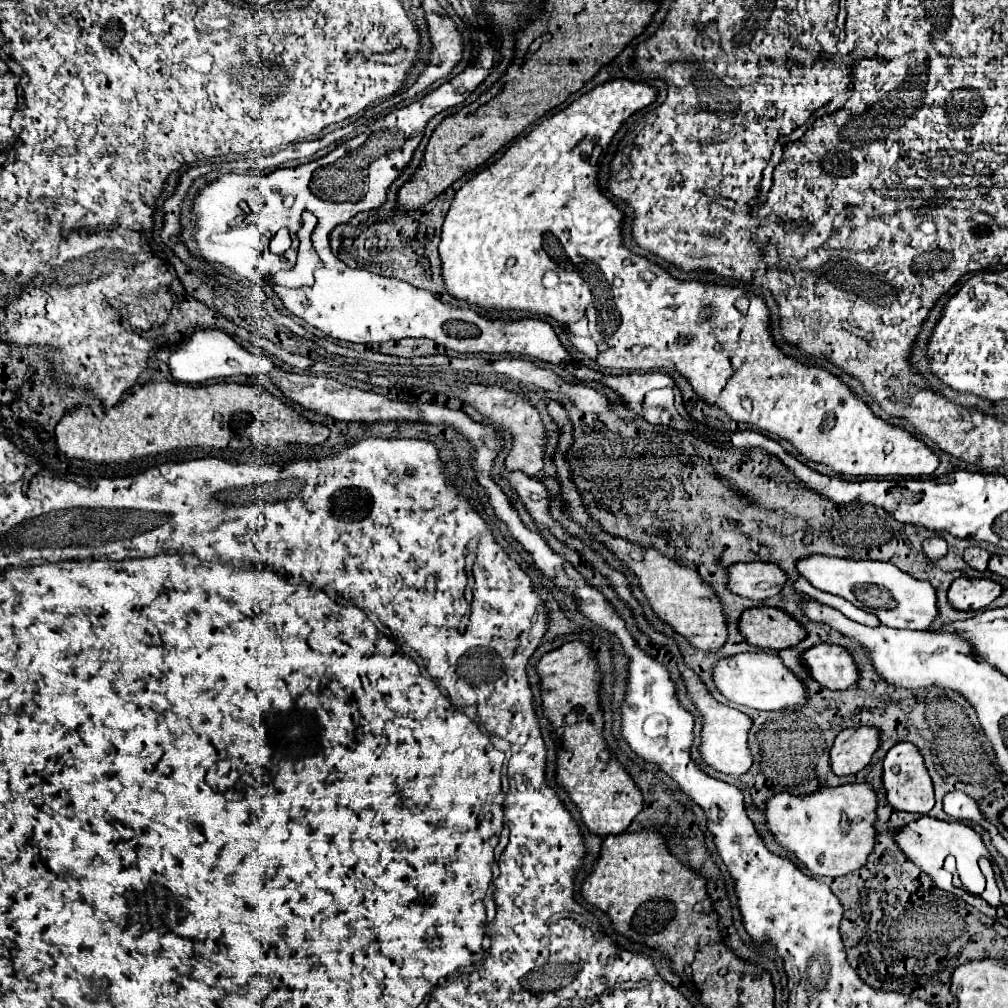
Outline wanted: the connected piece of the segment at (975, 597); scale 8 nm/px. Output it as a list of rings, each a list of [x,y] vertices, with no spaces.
[[[958,577],[948,589],[948,601],[958,611],[980,611],[988,607],[1000,593],[1002,587],[990,579]]]

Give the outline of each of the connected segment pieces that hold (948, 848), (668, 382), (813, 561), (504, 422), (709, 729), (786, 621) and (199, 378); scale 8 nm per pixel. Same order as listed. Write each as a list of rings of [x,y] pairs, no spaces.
[[[922,815],[918,821],[912,821],[904,827],[900,827],[898,831],[894,831],[894,841],[898,845],[898,849],[906,855],[906,859],[910,859],[916,867],[920,867],[934,883],[944,883],[944,891],[948,889],[950,893],[954,891],[952,879],[948,879],[948,875],[944,875],[944,859],[954,851],[954,849],[986,849],[980,835],[964,825],[964,823],[948,823],[948,821],[940,821],[928,815]]]
[[[596,371],[570,373],[570,375],[574,375],[578,381],[598,381],[602,385],[610,387],[614,393],[618,393],[618,397],[622,399],[622,405],[628,411],[632,411],[632,413],[638,413],[640,411],[640,403],[642,403],[644,395],[650,389],[672,387],[674,389],[674,407],[678,409],[678,413],[682,417],[686,417],[686,411],[684,411],[684,405],[682,405],[682,397],[680,397],[678,387],[674,385],[672,377],[668,377],[668,374],[661,371],[645,374],[633,372],[630,375],[618,375],[618,377],[608,377],[608,375],[596,373]]]
[[[810,555],[798,561],[798,573],[808,579],[816,589],[838,595],[864,611],[880,617],[880,623],[896,629],[926,629],[936,617],[936,591],[930,583],[912,579],[892,563],[882,561],[852,561],[828,555]]]
[[[468,385],[466,391],[452,393],[452,397],[480,411],[484,417],[490,419],[490,425],[494,425],[496,429],[504,429],[512,435],[512,449],[508,451],[508,457],[504,459],[504,467],[508,471],[522,471],[532,477],[542,469],[542,447],[544,447],[546,433],[544,433],[538,411],[530,405],[528,399],[524,399],[522,395],[510,393],[498,385]]]
[[[678,657],[678,669],[680,669],[680,675],[682,675],[682,681],[684,681],[684,687],[686,687],[686,693],[688,697],[694,701],[694,705],[698,707],[700,715],[702,715],[702,741],[700,741],[700,757],[704,763],[708,763],[710,767],[714,767],[716,771],[722,771],[722,773],[730,773],[730,775],[742,775],[750,769],[752,765],[752,757],[750,757],[750,751],[748,751],[748,729],[750,729],[750,719],[728,707],[728,705],[720,705],[718,701],[714,701],[710,697],[710,693],[704,689],[704,685],[700,683],[698,675],[688,669],[682,659]]]
[[[752,607],[740,615],[738,631],[760,649],[786,649],[806,637],[804,629],[778,607]]]
[[[218,329],[196,331],[186,343],[182,343],[168,359],[170,373],[180,383],[200,385],[210,379],[224,379],[232,375],[268,375],[274,369],[274,363],[264,355],[254,355],[242,349],[230,335]]]

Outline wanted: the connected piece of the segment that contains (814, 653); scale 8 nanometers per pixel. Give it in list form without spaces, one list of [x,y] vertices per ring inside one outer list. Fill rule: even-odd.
[[[814,645],[800,659],[808,675],[824,689],[848,689],[858,679],[852,657],[838,645]]]

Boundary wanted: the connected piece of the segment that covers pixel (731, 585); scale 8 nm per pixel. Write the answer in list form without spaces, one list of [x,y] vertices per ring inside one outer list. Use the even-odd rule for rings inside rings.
[[[734,563],[726,571],[728,575],[728,589],[734,595],[746,597],[746,599],[768,599],[780,593],[782,585],[786,583],[784,573],[774,565],[774,563]]]

